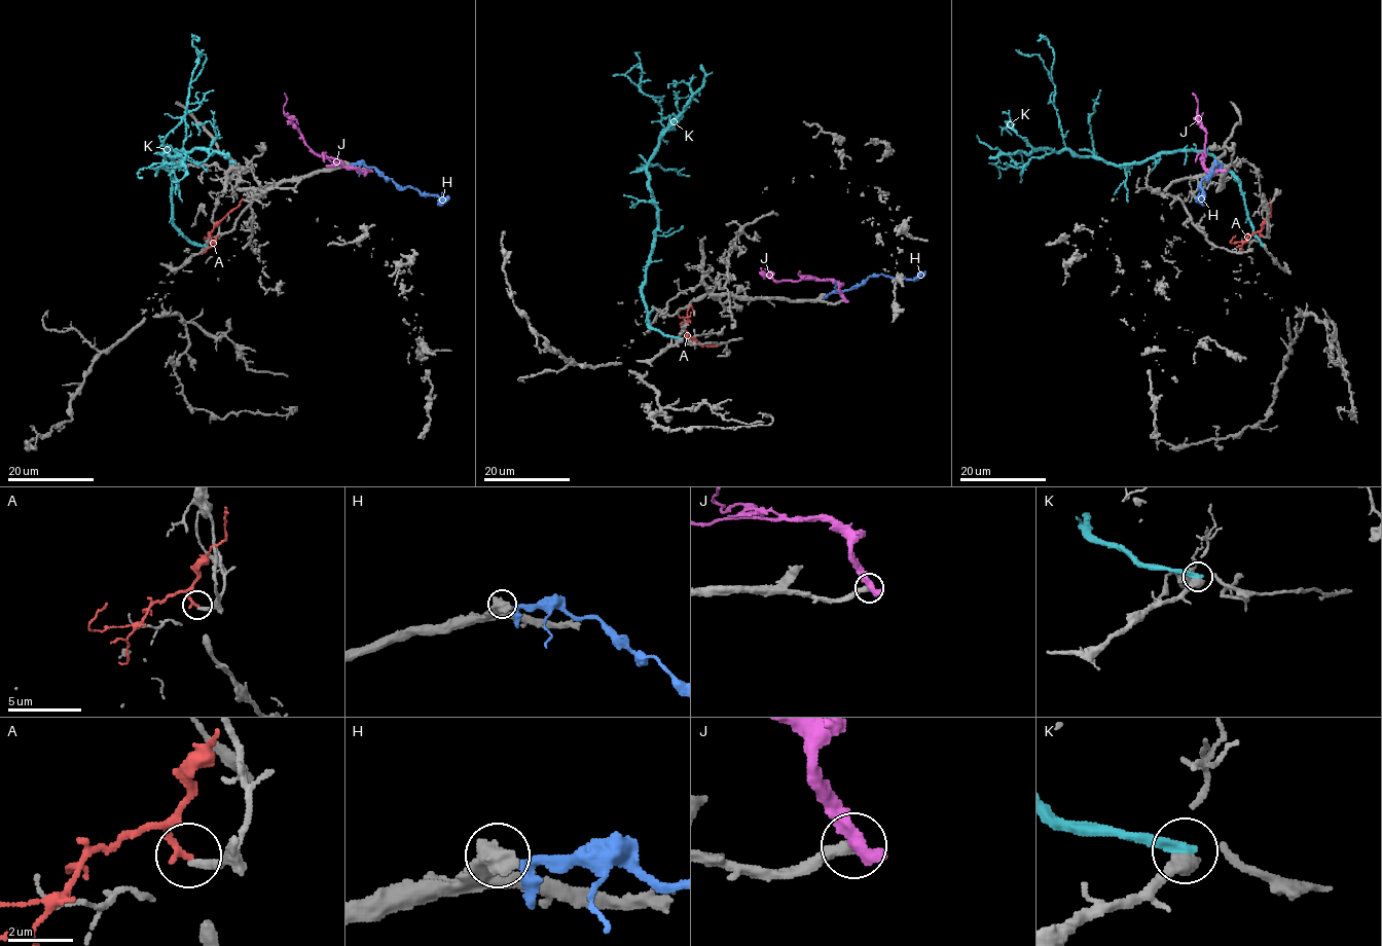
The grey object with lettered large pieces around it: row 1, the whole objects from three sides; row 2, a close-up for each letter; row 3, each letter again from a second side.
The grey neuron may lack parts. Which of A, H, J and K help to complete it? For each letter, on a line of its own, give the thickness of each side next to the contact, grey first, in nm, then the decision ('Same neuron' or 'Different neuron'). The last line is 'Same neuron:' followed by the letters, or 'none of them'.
A: Thickness 240 nm (grey) against 220 nm. Different neuron
H: Thickness 800 nm (grey) against 200 nm. Different neuron
J: Thickness 360 nm (grey) against 500 nm. Different neuron
K: Thickness 550 nm (grey) against 400 nm. Different neuron
Same neuron: none of them

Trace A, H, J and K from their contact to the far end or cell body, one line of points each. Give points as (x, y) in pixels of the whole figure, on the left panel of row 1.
A: (210, 235), (244, 198)
H: (346, 162), (374, 168), (403, 188), (412, 187), (422, 194), (449, 197)
J: (368, 171), (347, 168), (339, 159), (317, 155), (283, 110), (284, 93)
K: (205, 245), (192, 244), (173, 222), (166, 156), (173, 150), (182, 161), (171, 156), (186, 136), (196, 40)

